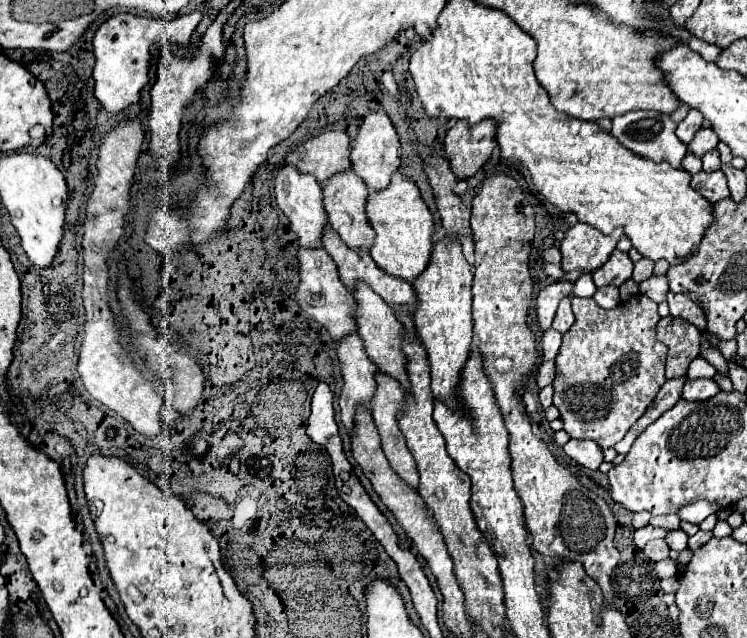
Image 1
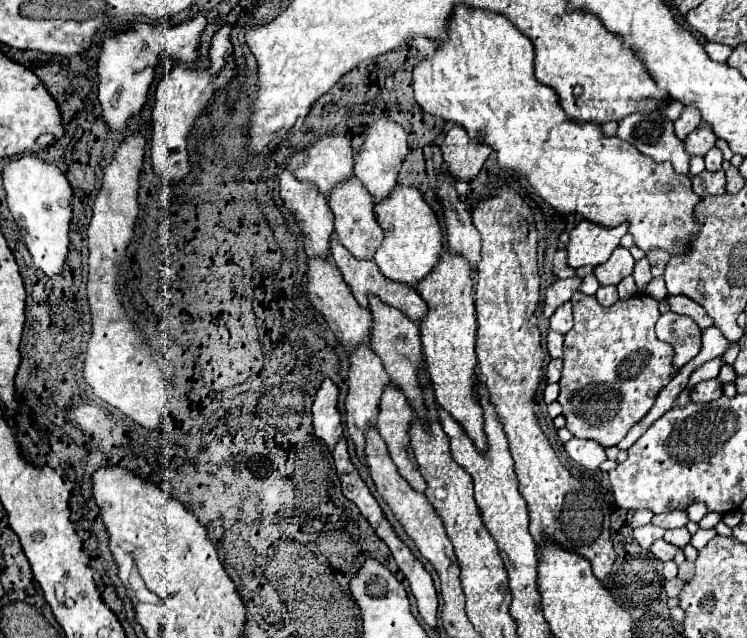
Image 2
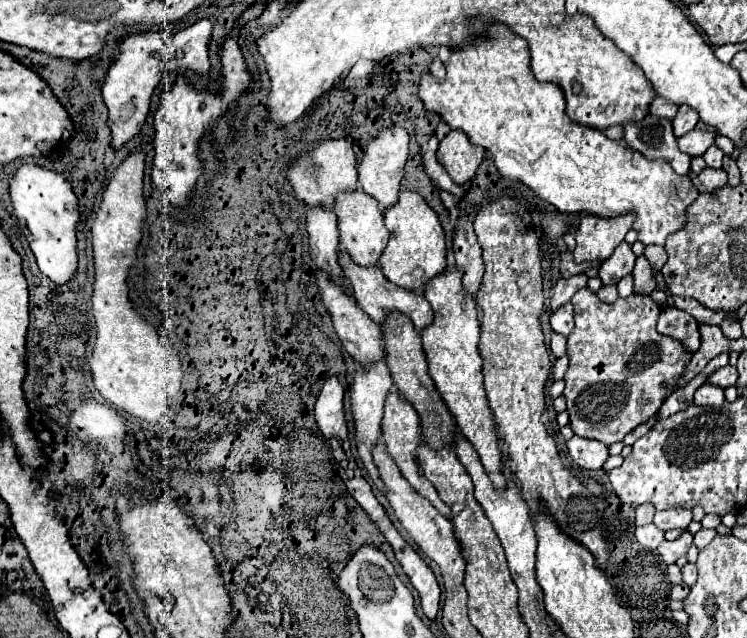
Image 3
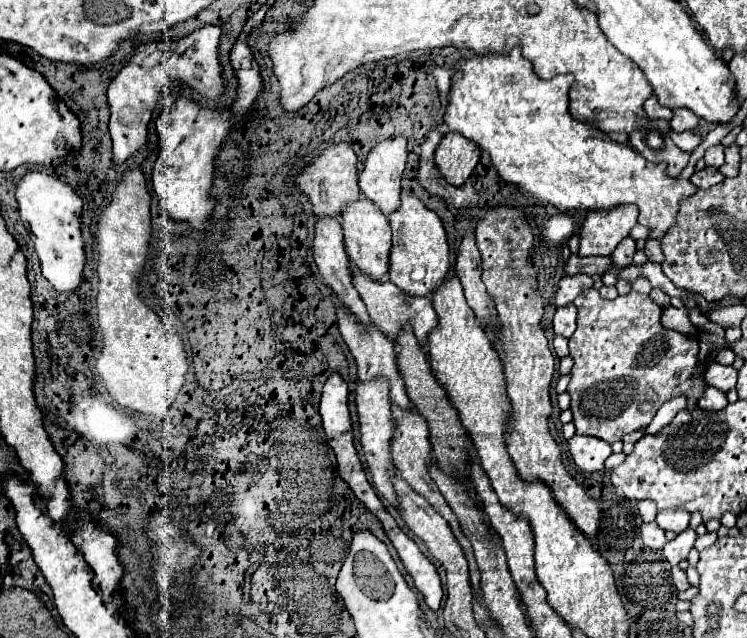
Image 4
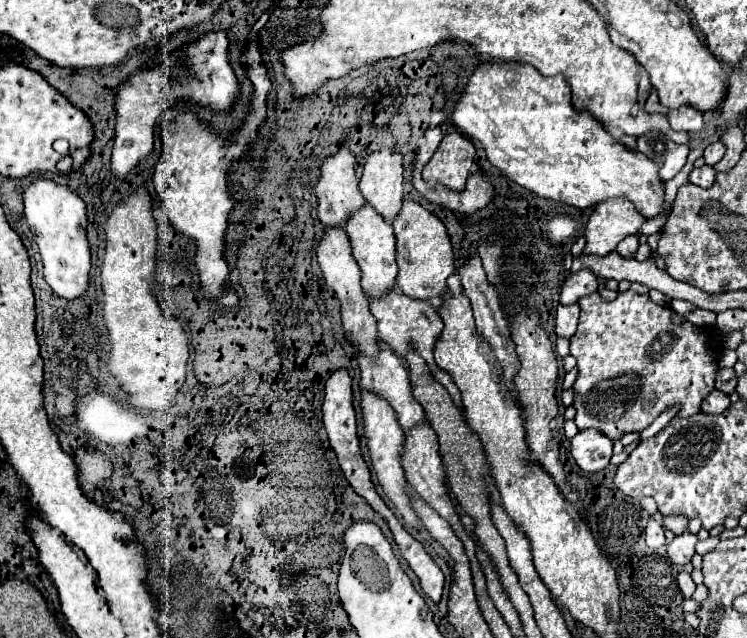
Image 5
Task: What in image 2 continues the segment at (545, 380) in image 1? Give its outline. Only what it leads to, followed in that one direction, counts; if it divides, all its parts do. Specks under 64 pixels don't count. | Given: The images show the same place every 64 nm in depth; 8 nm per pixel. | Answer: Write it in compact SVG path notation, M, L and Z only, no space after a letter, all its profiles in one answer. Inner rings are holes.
M562 358L550 360L546 366L546 382L558 382L562 374Z

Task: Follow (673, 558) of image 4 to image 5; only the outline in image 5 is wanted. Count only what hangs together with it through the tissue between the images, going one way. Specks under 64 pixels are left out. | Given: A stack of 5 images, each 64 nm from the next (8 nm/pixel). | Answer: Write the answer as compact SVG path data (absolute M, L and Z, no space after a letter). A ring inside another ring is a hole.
M684 532L684 534L676 536L676 538L668 544L666 554L668 554L668 558L670 558L674 564L682 566L682 564L690 562L690 560L692 560L692 556L696 554L696 550L694 550L696 542L698 542L698 538L696 538L694 534Z

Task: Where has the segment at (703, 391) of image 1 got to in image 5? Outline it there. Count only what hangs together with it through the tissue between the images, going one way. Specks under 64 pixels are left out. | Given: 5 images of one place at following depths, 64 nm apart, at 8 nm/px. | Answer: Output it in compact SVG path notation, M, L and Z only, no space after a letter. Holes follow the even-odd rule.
M716 390L716 392L710 392L702 404L702 412L704 414L712 414L712 416L720 416L720 412L724 412L726 408L730 406L730 398L728 394Z

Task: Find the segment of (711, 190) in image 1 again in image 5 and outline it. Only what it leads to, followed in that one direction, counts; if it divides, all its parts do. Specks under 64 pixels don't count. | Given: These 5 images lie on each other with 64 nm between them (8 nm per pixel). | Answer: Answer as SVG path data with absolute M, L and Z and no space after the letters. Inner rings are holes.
M704 164L702 168L694 168L690 172L690 182L700 188L710 188L714 184L714 176L716 176L716 170L712 166Z

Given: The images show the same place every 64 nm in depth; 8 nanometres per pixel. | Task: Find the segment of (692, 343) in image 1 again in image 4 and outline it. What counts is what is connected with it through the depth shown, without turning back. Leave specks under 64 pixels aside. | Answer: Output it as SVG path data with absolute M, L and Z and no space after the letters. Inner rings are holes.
M666 308L664 314L662 314L662 324L666 328L672 328L672 330L680 330L680 332L688 332L688 334L698 334L698 330L692 326L692 322L688 320L688 312L686 310L678 310L678 308Z

